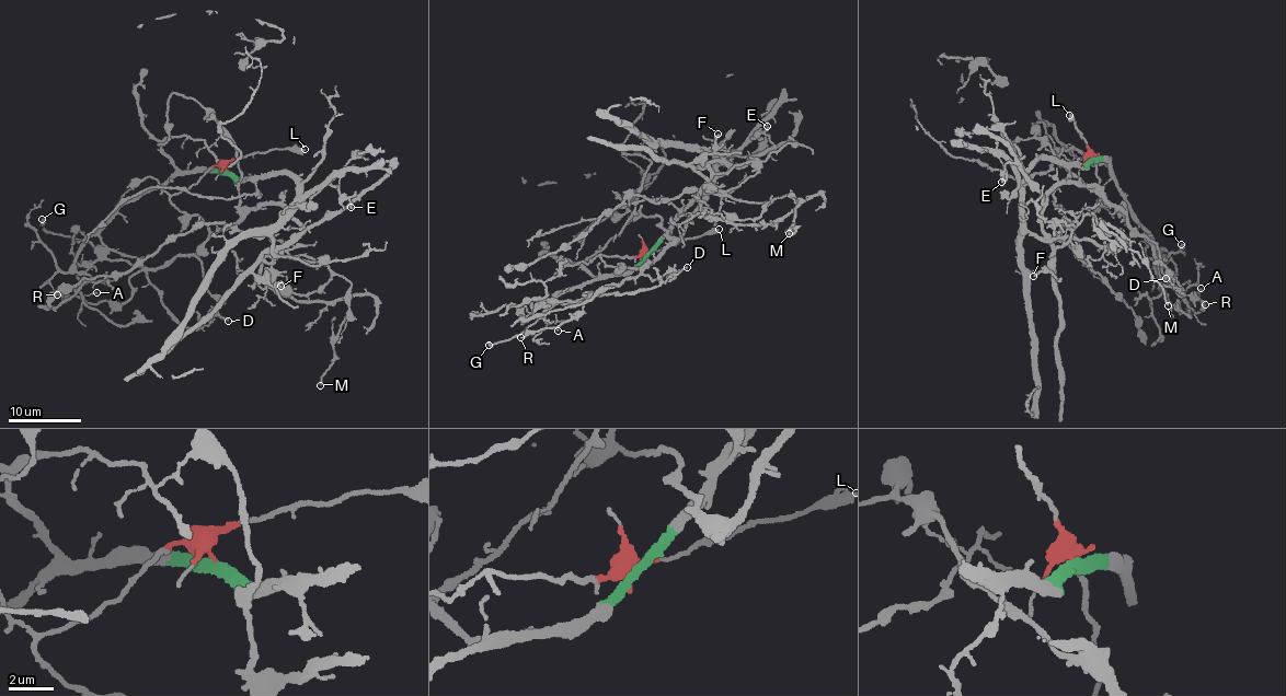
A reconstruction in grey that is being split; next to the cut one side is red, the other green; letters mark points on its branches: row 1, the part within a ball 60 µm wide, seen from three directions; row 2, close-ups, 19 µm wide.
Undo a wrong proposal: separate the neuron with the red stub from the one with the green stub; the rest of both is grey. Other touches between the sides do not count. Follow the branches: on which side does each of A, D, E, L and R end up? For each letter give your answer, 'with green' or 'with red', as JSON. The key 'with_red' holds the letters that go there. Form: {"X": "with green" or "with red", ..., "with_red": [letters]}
{"A": "with red", "D": "with red", "E": "with red", "L": "with red", "R": "with red", "with_red": ["A", "D", "E", "L", "R"]}

